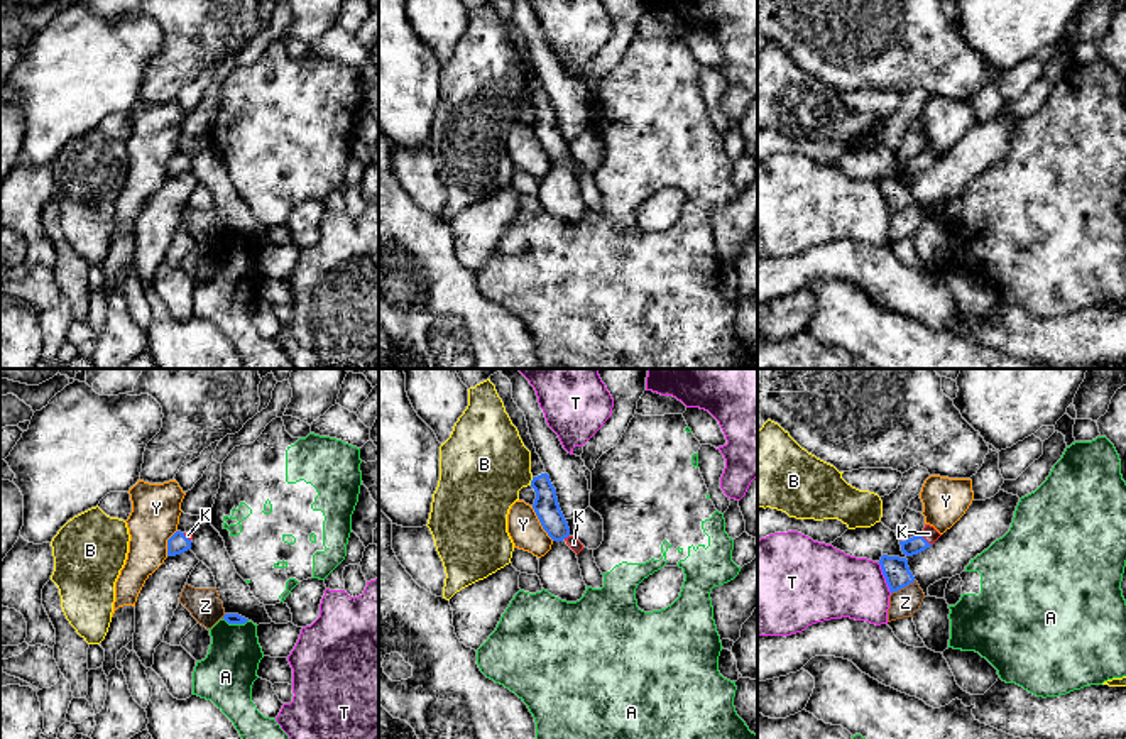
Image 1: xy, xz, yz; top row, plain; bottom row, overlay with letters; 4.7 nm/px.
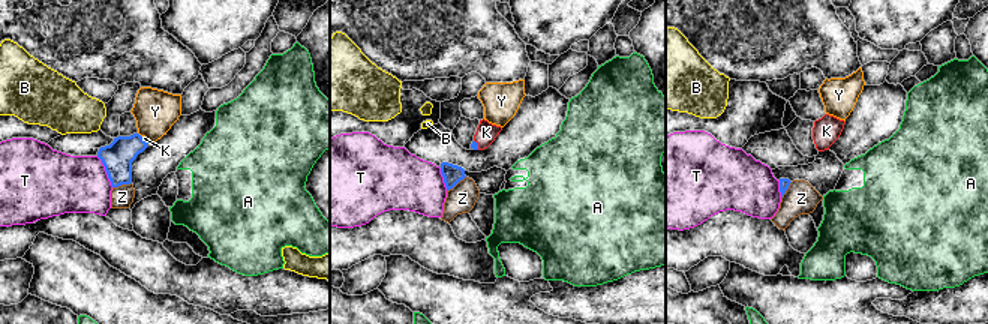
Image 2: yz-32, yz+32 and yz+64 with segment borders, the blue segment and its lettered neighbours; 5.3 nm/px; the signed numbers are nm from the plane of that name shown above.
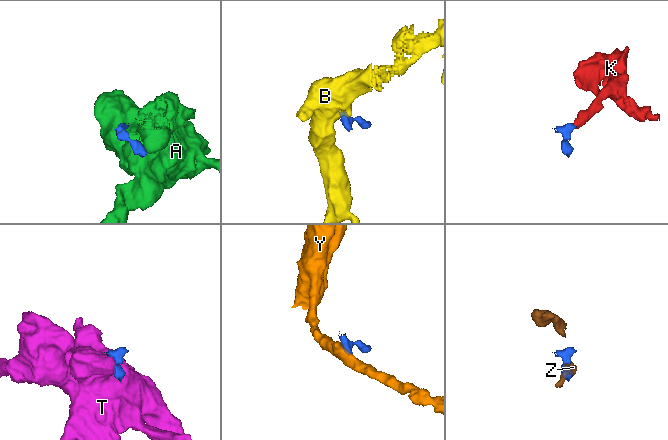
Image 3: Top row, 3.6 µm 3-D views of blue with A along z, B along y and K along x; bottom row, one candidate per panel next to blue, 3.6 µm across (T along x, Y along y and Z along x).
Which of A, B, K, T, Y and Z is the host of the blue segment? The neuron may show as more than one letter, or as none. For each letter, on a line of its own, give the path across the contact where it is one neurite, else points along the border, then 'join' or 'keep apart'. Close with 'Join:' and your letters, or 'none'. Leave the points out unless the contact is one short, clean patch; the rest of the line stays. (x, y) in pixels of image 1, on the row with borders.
A: border xy (224, 618), (229, 623), (247, 621); keep apart
B: border xz (533, 477), (530, 484); keep apart
K: way yz (915, 545), (925, 540), (929, 533); join
T: border yz (878, 563), (891, 592); keep apart
Y: border xz (531, 506), (541, 528), (553, 540); keep apart
Z: border yz (915, 580), (891, 594); keep apart
Join: K

